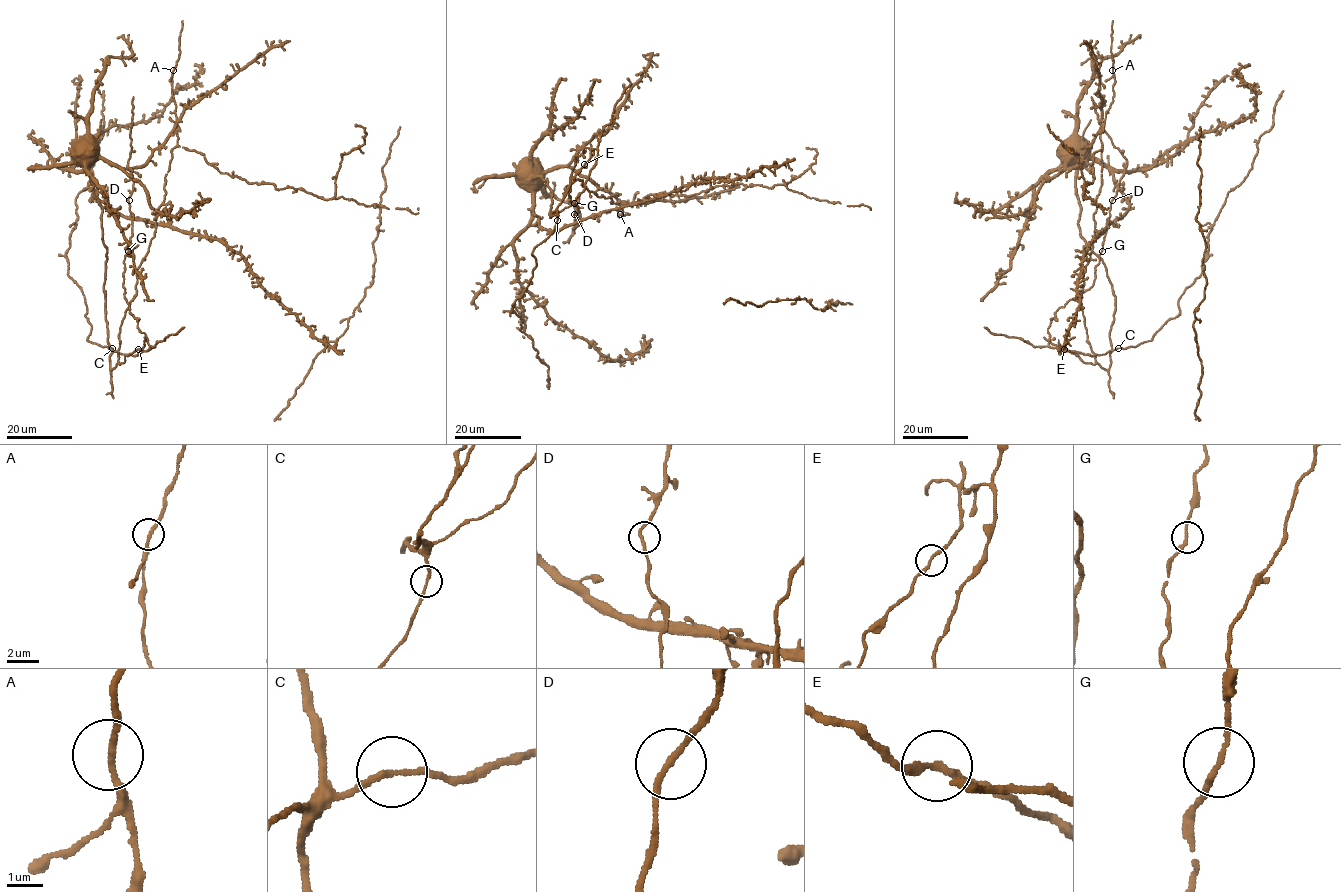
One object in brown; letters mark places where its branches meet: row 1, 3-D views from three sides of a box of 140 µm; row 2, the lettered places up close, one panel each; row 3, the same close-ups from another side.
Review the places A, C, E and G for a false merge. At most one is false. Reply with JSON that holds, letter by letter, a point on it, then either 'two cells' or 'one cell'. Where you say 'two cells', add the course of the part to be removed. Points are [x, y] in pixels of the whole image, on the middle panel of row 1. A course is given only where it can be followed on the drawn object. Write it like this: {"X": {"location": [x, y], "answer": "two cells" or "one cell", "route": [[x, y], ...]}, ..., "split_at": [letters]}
{"A": {"location": [620, 214], "answer": "one cell"}, "C": {"location": [557, 220], "answer": "one cell"}, "E": {"location": [584, 164], "answer": "one cell"}, "G": {"location": [574, 203], "answer": "one cell"}, "split_at": []}

